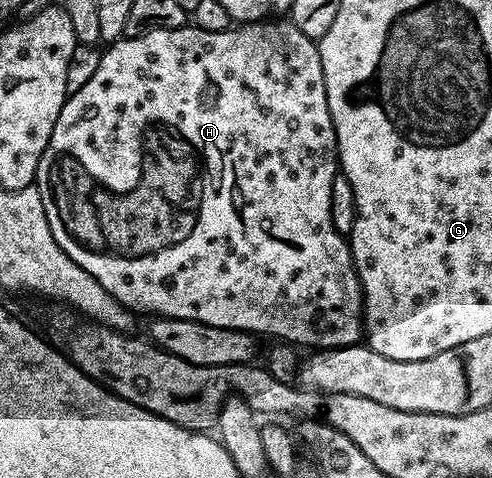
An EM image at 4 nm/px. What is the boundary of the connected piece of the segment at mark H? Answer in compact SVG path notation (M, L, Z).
M261 21L258 23L246 23L233 26L226 31L210 33L206 29L195 25L182 27L163 27L142 33L138 37L121 37L111 44L100 57L98 69L94 77L78 89L78 93L69 95L62 105L62 113L58 113L58 121L54 125L54 133L50 133L50 141L42 153L42 161L38 161L36 170L36 191L42 197L42 209L46 209L46 221L50 221L50 233L54 233L54 241L70 258L102 289L106 289L119 301L122 307L131 309L133 312L145 311L148 317L162 319L185 319L186 321L202 321L206 325L225 327L235 331L247 331L253 336L273 335L276 341L283 341L301 348L327 349L330 347L355 347L361 342L364 333L364 294L360 288L360 278L356 272L356 266L352 260L352 249L349 240L334 229L334 221L330 217L330 185L334 185L334 177L338 173L338 156L336 153L336 134L334 133L334 121L330 117L330 105L326 101L326 85L322 77L322 61L317 40L306 37L292 24L291 21Z

